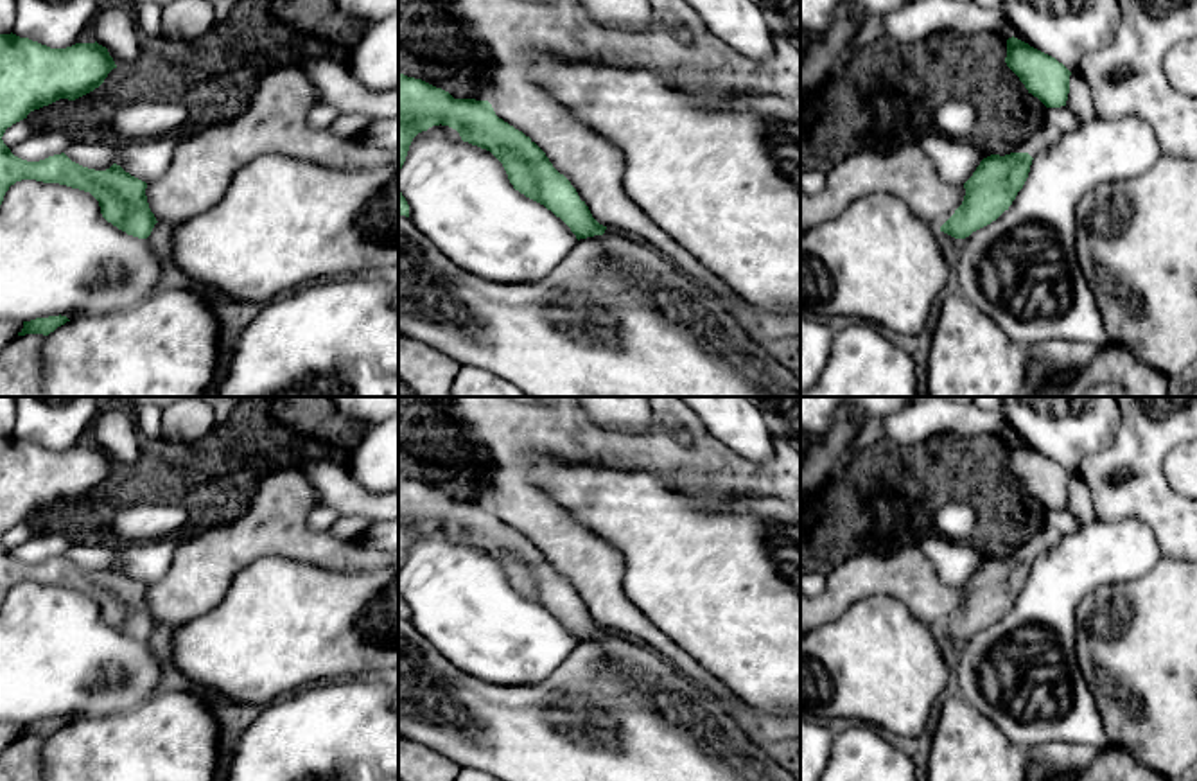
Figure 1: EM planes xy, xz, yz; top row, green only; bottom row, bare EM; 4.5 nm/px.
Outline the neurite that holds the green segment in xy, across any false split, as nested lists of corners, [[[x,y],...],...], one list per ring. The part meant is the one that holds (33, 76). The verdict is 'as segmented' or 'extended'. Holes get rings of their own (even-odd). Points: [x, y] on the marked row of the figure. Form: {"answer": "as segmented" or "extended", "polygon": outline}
{"answer": "extended", "polygon": [[[13,32],[0,34],[0,205],[16,181],[59,183],[90,192],[108,223],[147,239],[158,221],[178,226],[212,208],[232,178],[264,154],[284,154],[332,171],[370,171],[398,158],[398,149],[314,129],[307,115],[318,104],[316,90],[298,66],[266,74],[239,117],[183,133],[169,169],[151,183],[117,163],[106,171],[83,167],[65,153],[27,162],[4,144],[5,129],[31,111],[93,92],[113,68],[108,48],[97,41],[50,48]]]}

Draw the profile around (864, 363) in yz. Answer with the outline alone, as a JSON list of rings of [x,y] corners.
[[[854,321],[834,334],[826,368],[800,397],[917,397],[913,359],[869,321]]]

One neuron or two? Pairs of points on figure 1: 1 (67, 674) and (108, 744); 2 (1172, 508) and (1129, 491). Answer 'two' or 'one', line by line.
1: two
2: one

